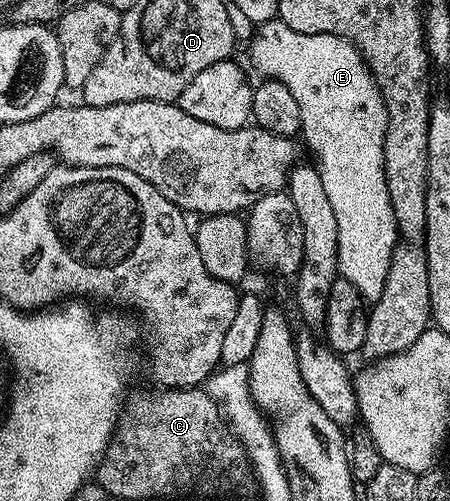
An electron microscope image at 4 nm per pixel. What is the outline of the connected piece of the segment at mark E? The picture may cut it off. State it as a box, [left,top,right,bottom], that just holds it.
[248,18,398,302]

